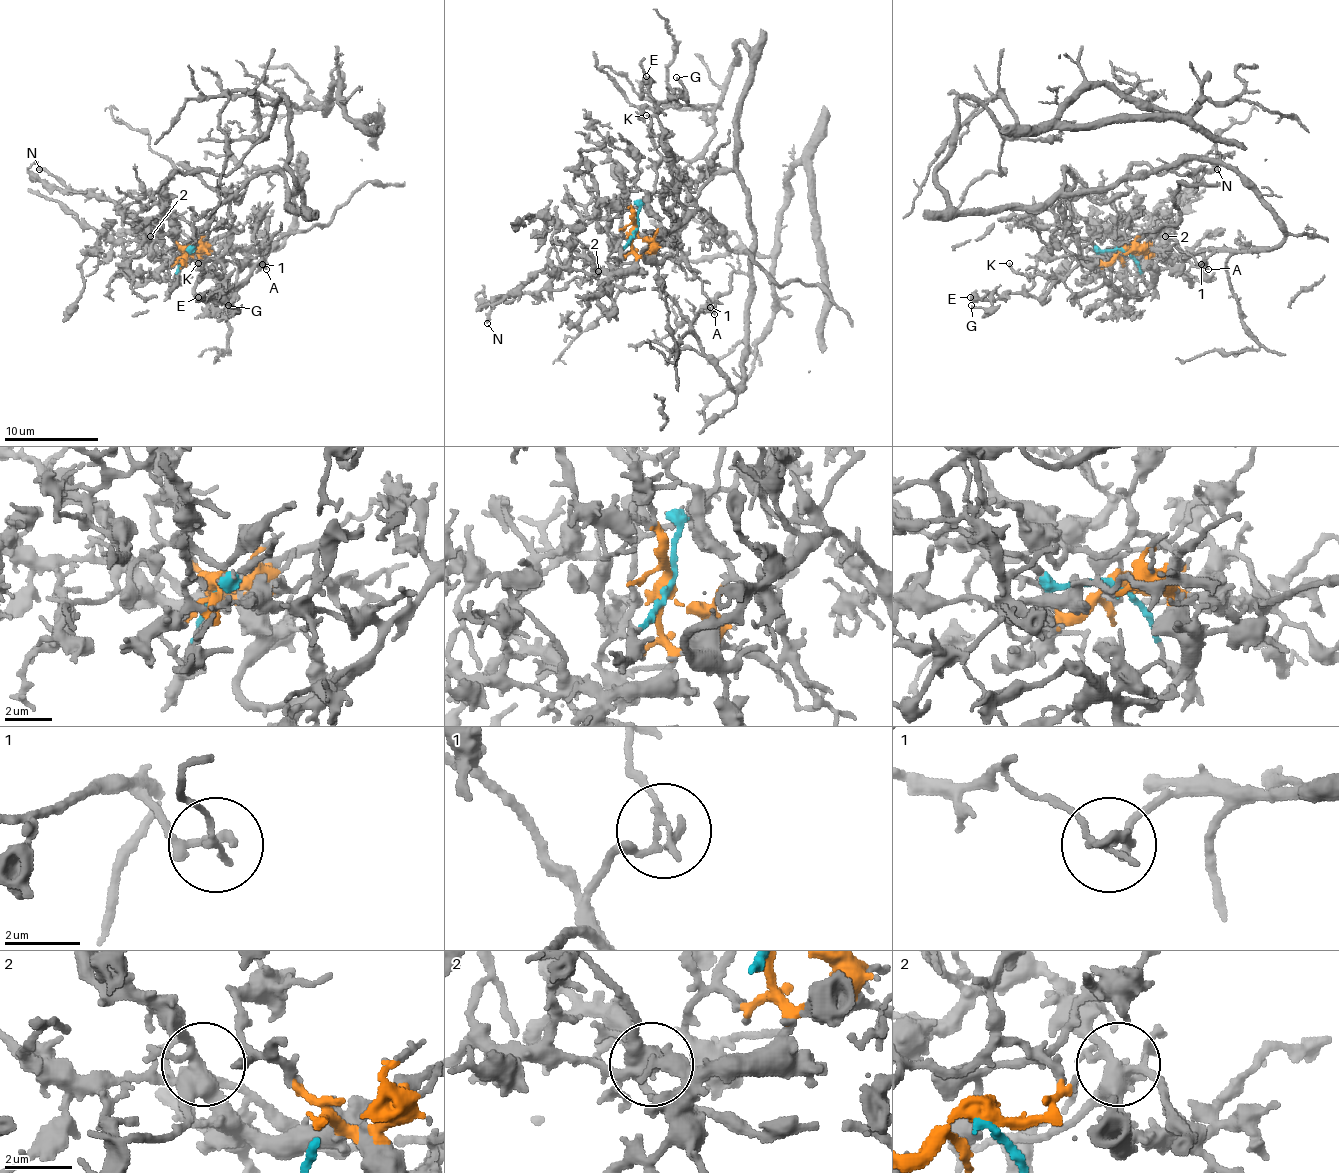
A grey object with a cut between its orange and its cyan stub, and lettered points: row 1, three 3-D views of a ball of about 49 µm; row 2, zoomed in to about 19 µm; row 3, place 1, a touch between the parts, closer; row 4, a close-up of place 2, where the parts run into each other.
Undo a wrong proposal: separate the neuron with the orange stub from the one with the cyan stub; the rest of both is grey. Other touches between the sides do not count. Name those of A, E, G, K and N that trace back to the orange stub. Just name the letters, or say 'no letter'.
A, E, G, K, N

